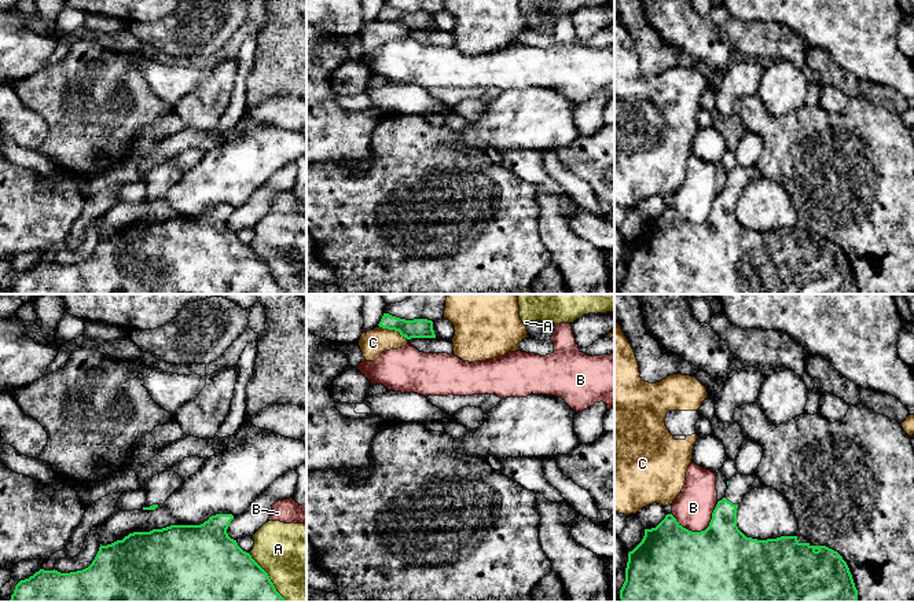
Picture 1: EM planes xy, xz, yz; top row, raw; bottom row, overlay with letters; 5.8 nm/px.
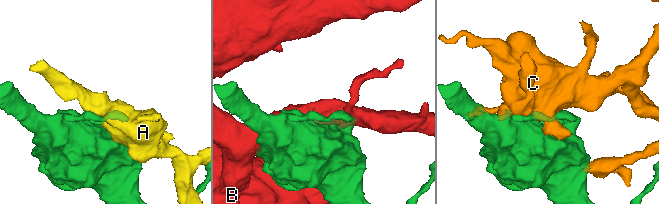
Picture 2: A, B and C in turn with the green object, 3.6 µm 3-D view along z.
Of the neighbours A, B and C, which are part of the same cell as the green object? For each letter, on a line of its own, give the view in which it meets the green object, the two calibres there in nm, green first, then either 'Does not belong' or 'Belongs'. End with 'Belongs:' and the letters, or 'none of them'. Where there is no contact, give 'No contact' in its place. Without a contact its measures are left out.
A: Touches green in xy. Thickness 500 nm (green) against 460 nm. Does not belong
B: Touches green in yz. Thickness 500 nm (green) against 240 nm. Does not belong
C: Touches green in xz. Thickness 110 nm (green) against 150 nm. Does not belong
Belongs: none of them

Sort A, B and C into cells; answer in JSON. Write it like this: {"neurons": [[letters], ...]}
{"neurons": [["A"], ["B"], ["C"]]}

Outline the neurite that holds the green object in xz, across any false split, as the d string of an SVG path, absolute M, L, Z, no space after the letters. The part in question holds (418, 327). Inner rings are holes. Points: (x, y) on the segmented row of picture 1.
M383 313L379 324L382 328L399 331L401 337L411 338L436 338L433 322L427 319L405 320L389 313Z

